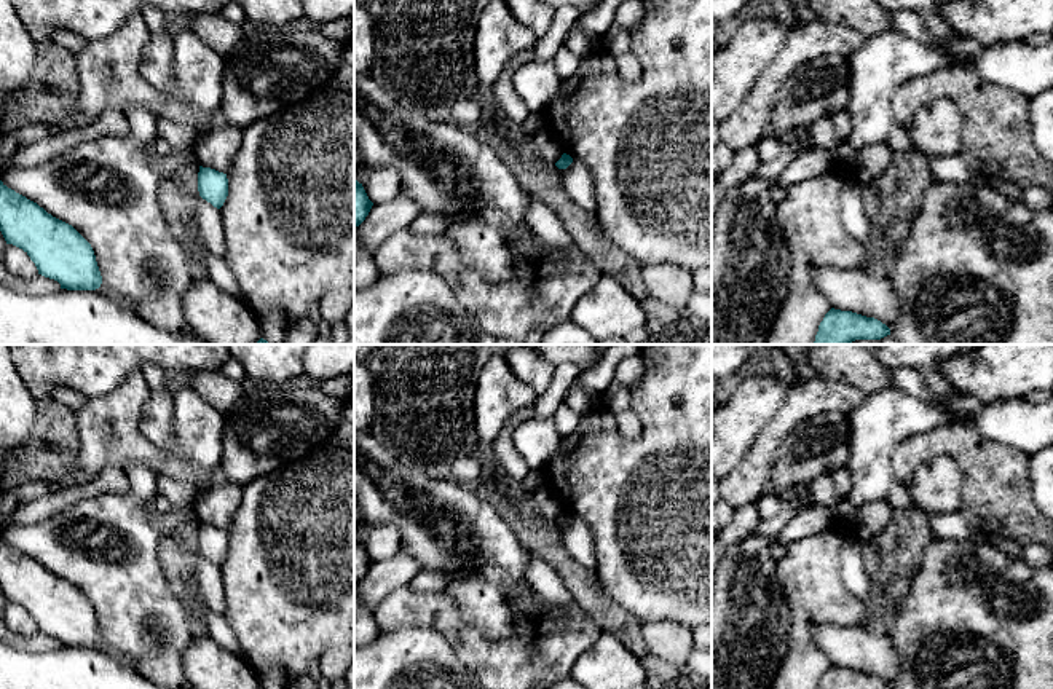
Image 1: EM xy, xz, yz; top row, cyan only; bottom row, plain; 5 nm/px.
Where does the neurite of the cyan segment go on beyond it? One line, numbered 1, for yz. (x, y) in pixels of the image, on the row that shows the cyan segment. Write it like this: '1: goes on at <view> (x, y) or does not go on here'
1: does not go on here

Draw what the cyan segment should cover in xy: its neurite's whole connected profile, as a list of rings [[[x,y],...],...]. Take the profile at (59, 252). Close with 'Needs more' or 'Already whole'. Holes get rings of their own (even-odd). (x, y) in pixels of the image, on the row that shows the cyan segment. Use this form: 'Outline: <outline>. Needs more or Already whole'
Outline: [[[0,180],[0,231],[6,244],[22,249],[35,263],[38,274],[54,279],[61,289],[96,290],[102,276],[91,244],[69,223],[53,217],[37,203],[8,188]]]. Already whole

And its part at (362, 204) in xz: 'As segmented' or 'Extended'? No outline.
As segmented

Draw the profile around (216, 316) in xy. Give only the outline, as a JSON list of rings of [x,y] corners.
[[[206,276],[191,281],[182,306],[191,333],[209,344],[257,344],[262,338],[258,317],[249,305]]]

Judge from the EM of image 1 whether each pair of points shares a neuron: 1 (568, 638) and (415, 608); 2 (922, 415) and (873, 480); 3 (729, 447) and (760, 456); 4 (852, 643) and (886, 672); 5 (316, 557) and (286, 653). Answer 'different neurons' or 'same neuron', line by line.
1: same neuron
2: same neuron
3: different neurons
4: same neuron
5: same neuron

